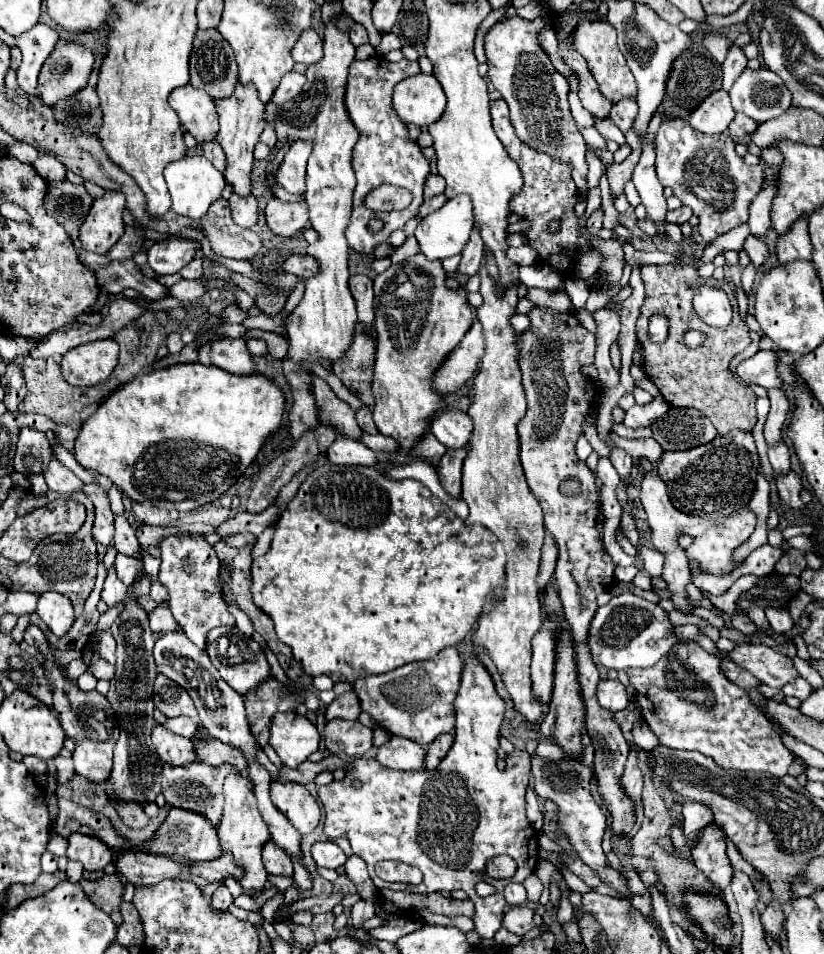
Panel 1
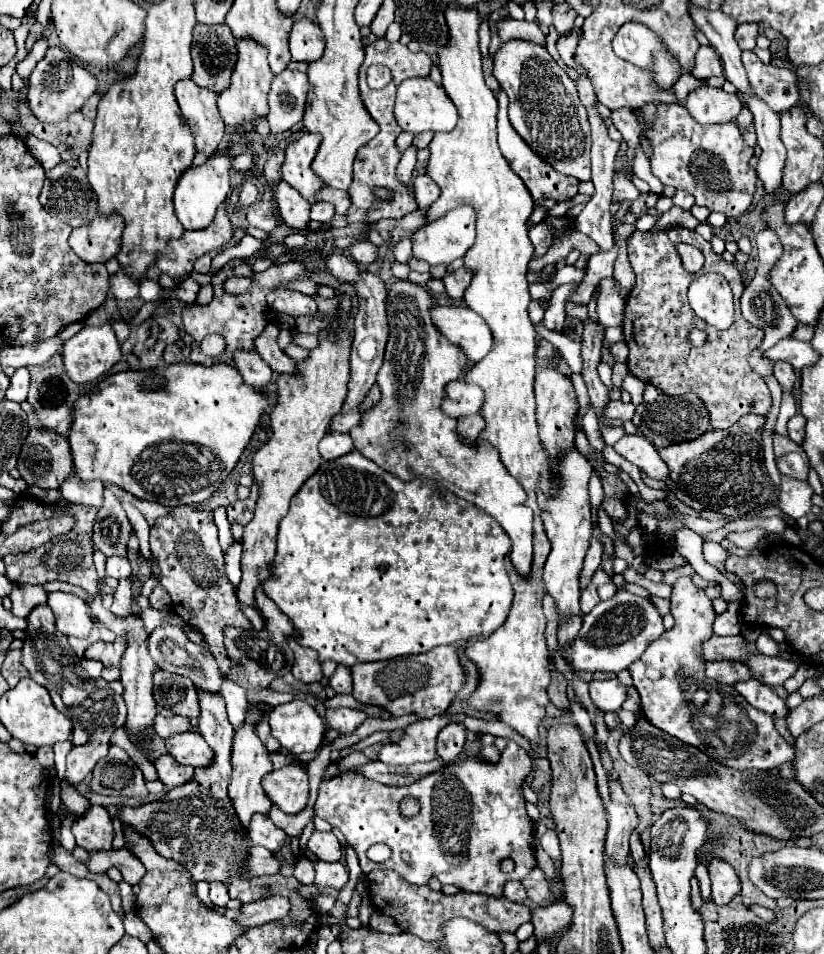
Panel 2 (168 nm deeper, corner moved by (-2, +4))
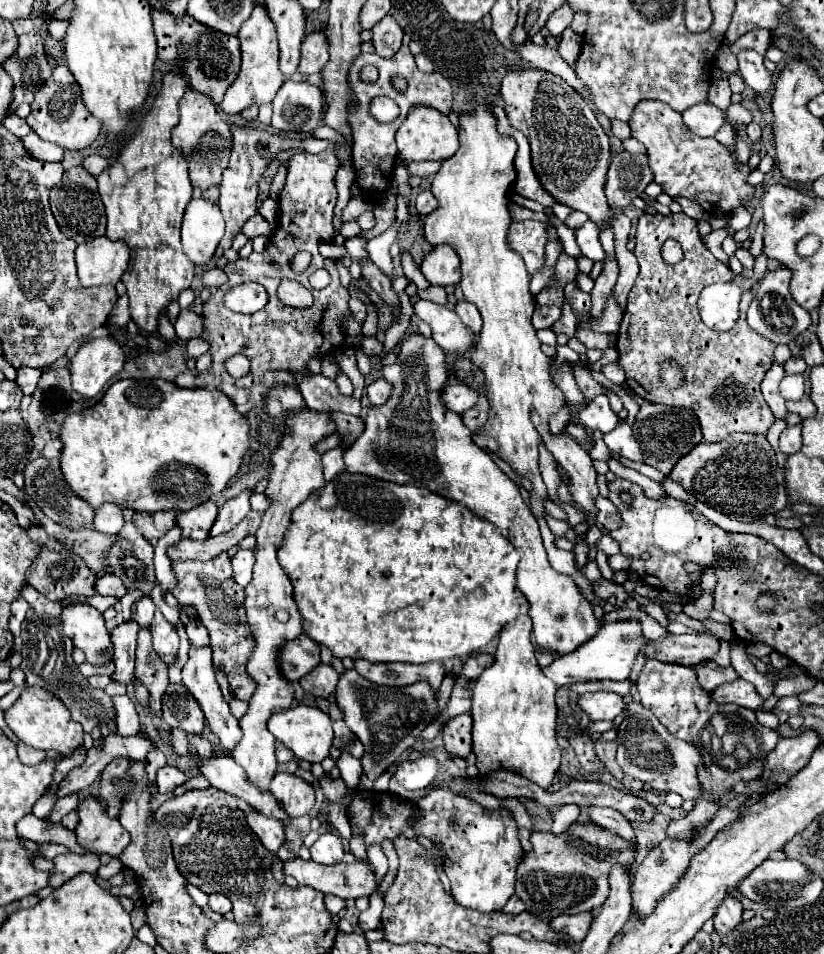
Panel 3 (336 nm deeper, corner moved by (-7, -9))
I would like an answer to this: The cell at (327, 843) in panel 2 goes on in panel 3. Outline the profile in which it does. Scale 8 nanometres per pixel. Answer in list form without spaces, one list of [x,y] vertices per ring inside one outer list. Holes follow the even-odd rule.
[[[324,833],[318,837],[318,841],[312,845],[312,861],[322,865],[334,865],[344,855],[342,839],[334,833]]]

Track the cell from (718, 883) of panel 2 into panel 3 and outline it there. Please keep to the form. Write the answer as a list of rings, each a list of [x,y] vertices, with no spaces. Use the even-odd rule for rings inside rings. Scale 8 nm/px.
[[[726,897],[714,915],[714,929],[718,935],[728,935],[742,923],[742,905],[734,897]]]

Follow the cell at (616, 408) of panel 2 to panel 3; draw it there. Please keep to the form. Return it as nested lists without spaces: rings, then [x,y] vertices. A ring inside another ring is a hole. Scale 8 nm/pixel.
[[[596,395],[590,403],[584,403],[578,409],[574,409],[574,419],[590,431],[598,429],[602,433],[608,433],[614,429],[620,417],[614,415],[614,411],[610,409],[606,395]]]

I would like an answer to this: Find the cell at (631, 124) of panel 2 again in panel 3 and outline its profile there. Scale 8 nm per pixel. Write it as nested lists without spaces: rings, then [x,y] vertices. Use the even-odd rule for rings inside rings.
[[[612,119],[612,121],[610,121],[610,127],[612,127],[612,133],[614,133],[618,139],[628,139],[628,137],[630,137],[630,127],[628,127],[628,123],[618,121],[618,119]]]

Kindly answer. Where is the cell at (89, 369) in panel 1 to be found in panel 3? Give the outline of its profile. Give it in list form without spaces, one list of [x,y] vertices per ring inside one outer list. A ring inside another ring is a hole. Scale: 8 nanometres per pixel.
[[[112,337],[92,339],[72,359],[72,387],[84,397],[96,397],[122,371],[124,361],[126,353]]]

